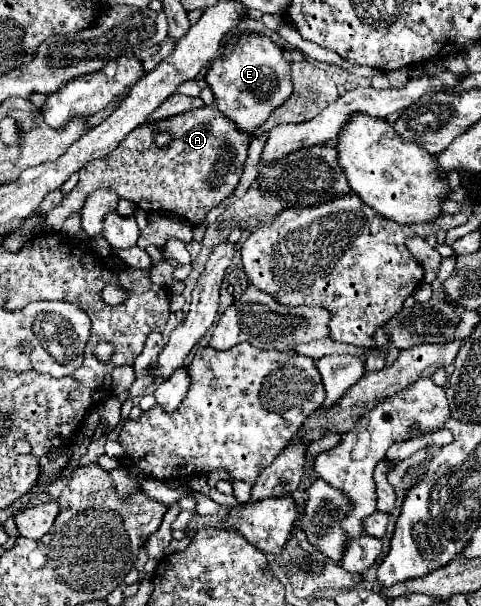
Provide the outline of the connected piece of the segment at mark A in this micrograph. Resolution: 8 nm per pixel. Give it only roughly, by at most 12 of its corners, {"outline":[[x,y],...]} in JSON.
{"outline":[[216,107],[146,121],[86,163],[46,217],[60,231],[110,189],[204,221],[250,139]]}

